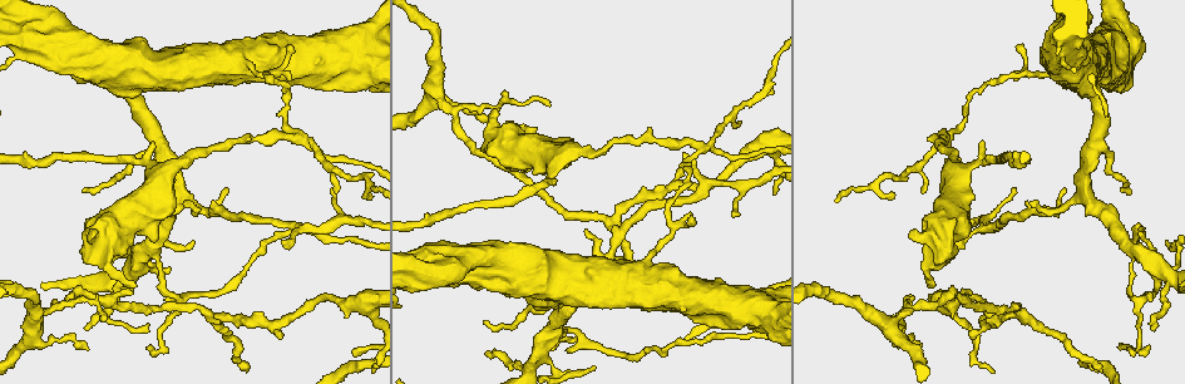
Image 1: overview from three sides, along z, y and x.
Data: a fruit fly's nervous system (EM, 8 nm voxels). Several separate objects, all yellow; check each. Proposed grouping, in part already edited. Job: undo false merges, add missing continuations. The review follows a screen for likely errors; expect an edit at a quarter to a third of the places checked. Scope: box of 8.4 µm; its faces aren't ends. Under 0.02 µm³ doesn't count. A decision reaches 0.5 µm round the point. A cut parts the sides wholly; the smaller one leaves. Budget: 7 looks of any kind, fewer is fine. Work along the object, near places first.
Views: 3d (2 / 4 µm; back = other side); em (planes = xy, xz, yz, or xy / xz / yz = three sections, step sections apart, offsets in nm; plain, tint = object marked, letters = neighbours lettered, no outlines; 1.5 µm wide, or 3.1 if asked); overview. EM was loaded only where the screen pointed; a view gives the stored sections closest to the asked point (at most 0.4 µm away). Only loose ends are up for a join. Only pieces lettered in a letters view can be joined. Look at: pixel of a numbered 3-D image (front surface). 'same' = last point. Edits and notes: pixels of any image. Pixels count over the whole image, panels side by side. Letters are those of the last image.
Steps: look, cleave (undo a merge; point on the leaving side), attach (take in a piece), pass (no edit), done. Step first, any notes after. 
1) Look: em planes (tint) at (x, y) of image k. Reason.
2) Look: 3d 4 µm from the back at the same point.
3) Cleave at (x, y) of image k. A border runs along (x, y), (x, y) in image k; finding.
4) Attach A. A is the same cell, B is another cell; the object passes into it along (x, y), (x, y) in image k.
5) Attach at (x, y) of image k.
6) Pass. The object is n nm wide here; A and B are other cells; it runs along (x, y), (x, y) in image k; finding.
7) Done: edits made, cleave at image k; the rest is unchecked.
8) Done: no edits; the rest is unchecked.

Look: 3d 2 µm at (697, 148) of image 1. Looks like a crossing.

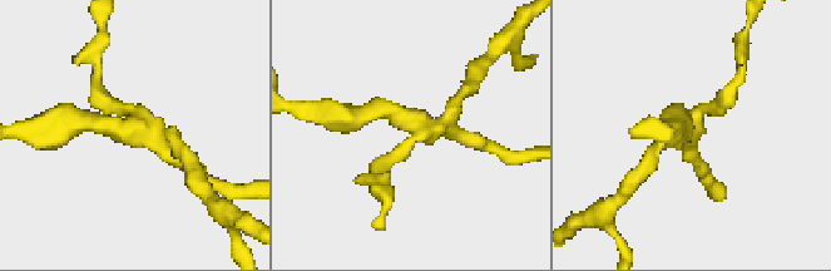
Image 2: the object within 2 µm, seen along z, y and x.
Look: em planes (tint) at (696, 115) of image 2.

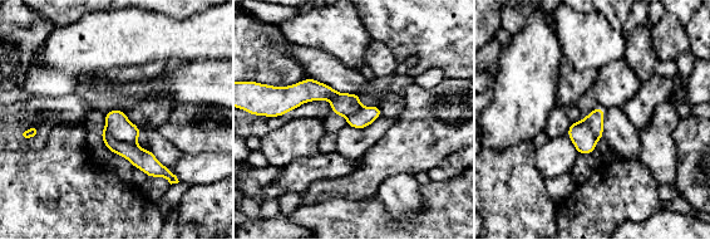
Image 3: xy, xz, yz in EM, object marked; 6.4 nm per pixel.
Look: em planes (letters) at the same point. See the neighbours.

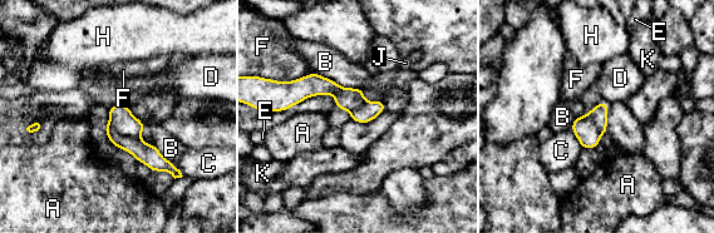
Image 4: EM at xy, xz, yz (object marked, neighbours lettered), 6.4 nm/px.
Cleave at (147, 154) of image 4. The longest contact is with B, 360 nm; A, B, C, D, E, F, H, J and K are other cells; a second neuron is stuck on.

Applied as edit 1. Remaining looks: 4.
Look: overview. Redraw.

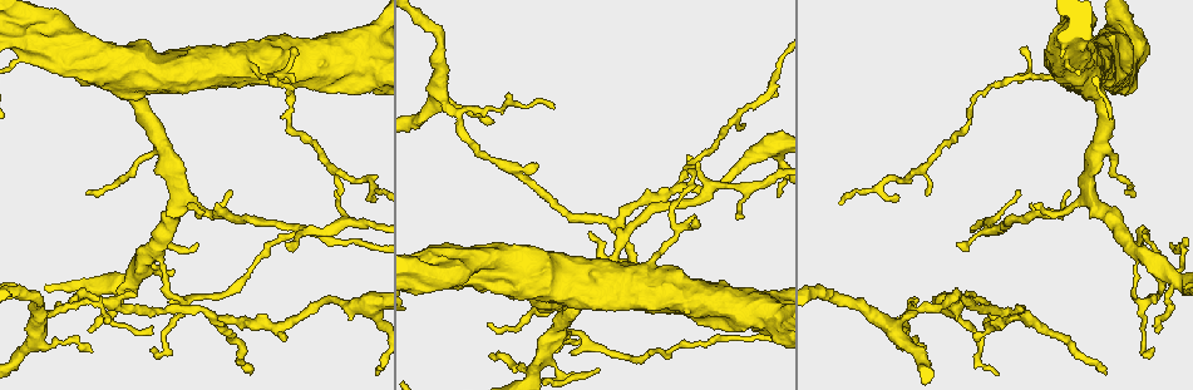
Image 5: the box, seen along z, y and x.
Look: 3d 2 µm at (956, 244) of image 5. Tapers out.

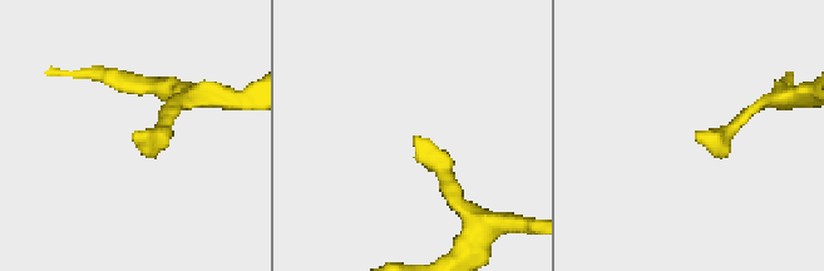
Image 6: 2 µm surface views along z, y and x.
Look: em xy step 8 (letters) at (701, 132) of image 6.

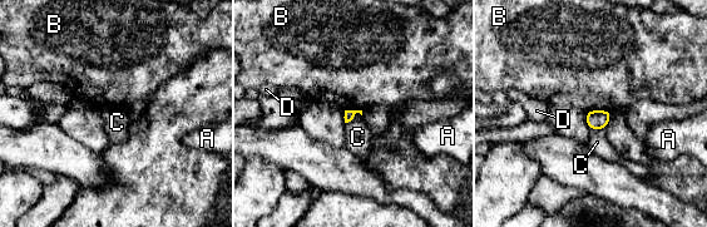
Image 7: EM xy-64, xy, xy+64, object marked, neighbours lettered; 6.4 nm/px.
Look: em planes (letters) at the same point.

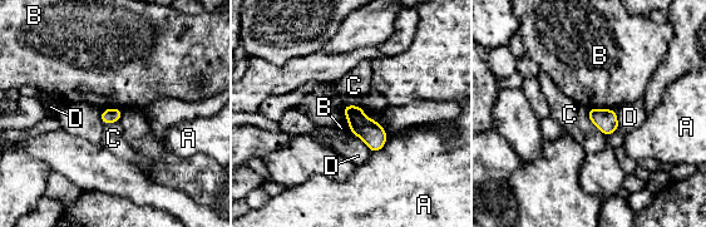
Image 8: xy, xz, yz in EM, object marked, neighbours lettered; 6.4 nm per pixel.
Pass. The object is 100 nm wide here; A, B, C and D are other cells; a border runs along (342, 107), (349, 129), (359, 137) in image 8; no lettered piece goes on from it.

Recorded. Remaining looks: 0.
Done: edits made, cleave at image 4; the rest is unchecked.

